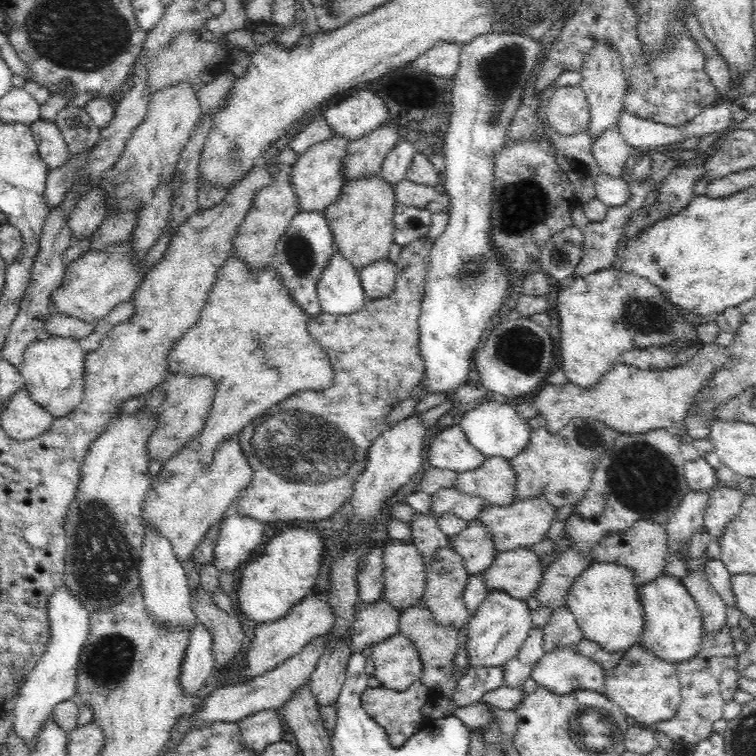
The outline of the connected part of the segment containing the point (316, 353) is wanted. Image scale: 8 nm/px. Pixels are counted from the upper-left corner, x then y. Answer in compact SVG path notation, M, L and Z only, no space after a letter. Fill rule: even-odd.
M232 254L219 269L198 320L177 340L168 363L168 374L172 371L174 375L210 376L217 380L214 400L198 434L200 464L210 464L214 450L222 440L240 432L271 406L286 400L295 392L322 390L333 383L334 369L330 367L330 357L309 335L309 318L308 312L294 301L280 273L276 273L272 266L250 269L242 257Z

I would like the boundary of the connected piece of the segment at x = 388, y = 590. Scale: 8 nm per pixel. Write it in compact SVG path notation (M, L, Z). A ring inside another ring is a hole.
M394 542L384 547L381 599L402 613L421 602L426 584L425 561L412 542Z

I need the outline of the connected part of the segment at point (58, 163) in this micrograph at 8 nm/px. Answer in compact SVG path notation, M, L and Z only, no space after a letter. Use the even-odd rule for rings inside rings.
M38 119L30 126L33 132L36 146L42 161L46 163L46 168L53 171L61 167L70 157L68 145L58 129L55 121Z

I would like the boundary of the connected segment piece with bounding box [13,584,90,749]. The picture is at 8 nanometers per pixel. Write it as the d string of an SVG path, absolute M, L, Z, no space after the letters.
M65 584L55 586L47 606L49 620L47 647L23 681L13 714L14 733L18 739L26 743L28 749L35 744L35 738L39 736L43 722L53 714L54 708L61 702L76 698L77 664L88 636L89 614L85 605L69 592Z

